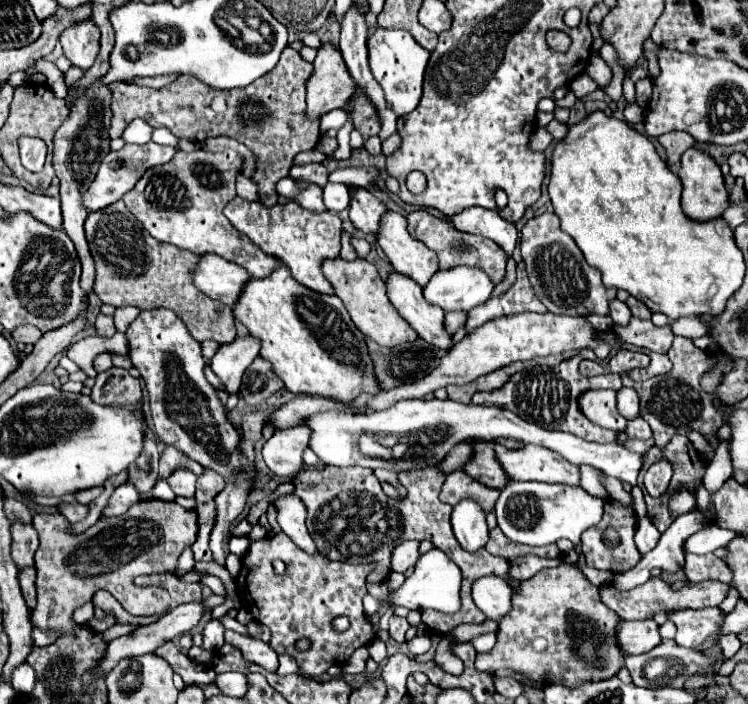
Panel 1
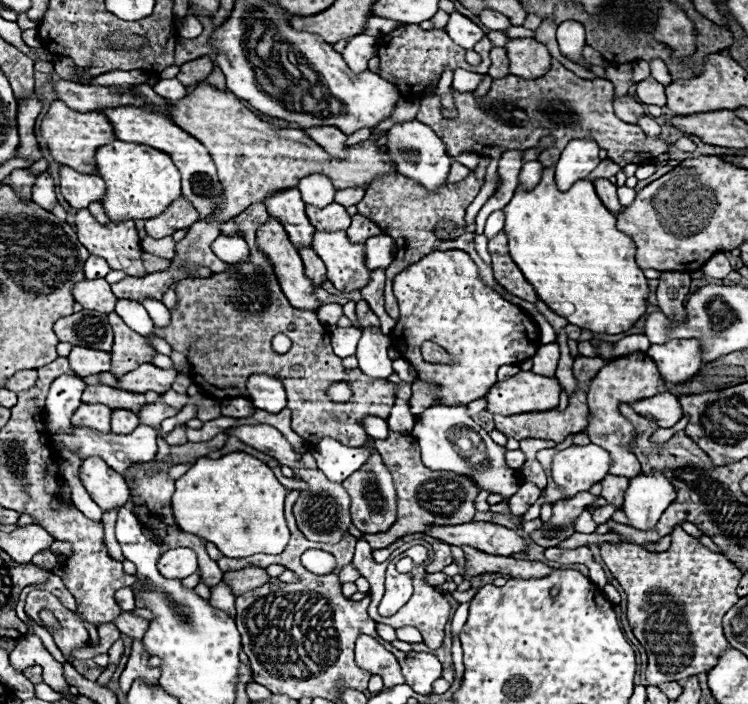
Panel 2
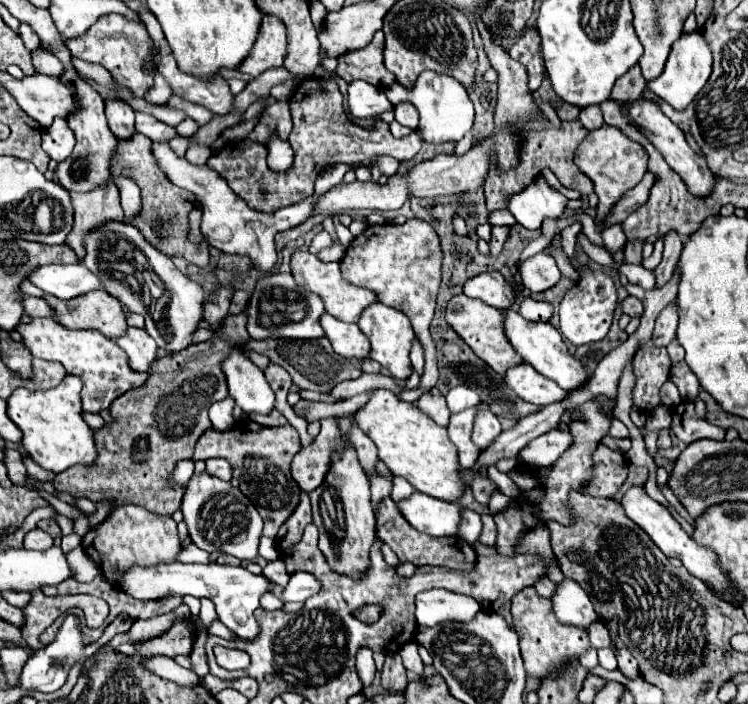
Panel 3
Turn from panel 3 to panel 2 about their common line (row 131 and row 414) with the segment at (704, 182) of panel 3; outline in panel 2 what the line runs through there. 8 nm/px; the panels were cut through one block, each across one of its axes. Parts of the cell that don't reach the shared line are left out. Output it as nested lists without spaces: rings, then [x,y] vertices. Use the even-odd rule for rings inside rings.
[[[660,392],[656,396],[642,398],[638,402],[632,402],[630,408],[634,412],[654,420],[662,428],[670,428],[682,418],[682,412],[680,412],[680,406],[678,406],[678,398],[674,394],[670,394],[670,392]]]

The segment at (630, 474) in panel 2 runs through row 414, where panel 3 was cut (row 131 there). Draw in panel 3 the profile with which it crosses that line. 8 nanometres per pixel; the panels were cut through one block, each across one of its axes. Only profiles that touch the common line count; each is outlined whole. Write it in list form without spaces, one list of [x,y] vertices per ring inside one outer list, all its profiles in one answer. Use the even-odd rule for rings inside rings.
[[[602,126],[602,128],[590,132],[582,144],[578,146],[574,162],[594,182],[594,192],[600,198],[598,214],[596,214],[596,228],[598,230],[602,228],[602,220],[610,212],[614,202],[624,192],[634,188],[648,170],[648,154],[646,154],[644,146],[638,142],[632,142],[628,136],[624,136],[624,132],[618,132],[612,126]]]

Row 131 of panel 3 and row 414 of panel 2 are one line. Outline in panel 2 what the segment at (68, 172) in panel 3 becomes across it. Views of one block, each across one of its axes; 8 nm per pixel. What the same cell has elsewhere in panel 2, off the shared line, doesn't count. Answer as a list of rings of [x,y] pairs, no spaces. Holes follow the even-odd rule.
[[[80,404],[72,414],[74,426],[90,426],[94,430],[110,430],[110,408],[102,404]]]

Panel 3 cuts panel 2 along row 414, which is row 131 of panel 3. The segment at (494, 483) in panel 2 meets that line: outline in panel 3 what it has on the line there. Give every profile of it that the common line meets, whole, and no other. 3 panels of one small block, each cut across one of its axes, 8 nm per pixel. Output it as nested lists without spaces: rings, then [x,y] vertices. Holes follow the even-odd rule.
[[[422,72],[416,80],[414,88],[406,92],[398,82],[386,88],[386,96],[393,105],[400,102],[410,102],[418,108],[420,114],[420,134],[424,142],[430,144],[444,144],[444,142],[458,142],[474,124],[474,104],[462,84],[458,84],[452,76],[442,76],[438,72]]]

